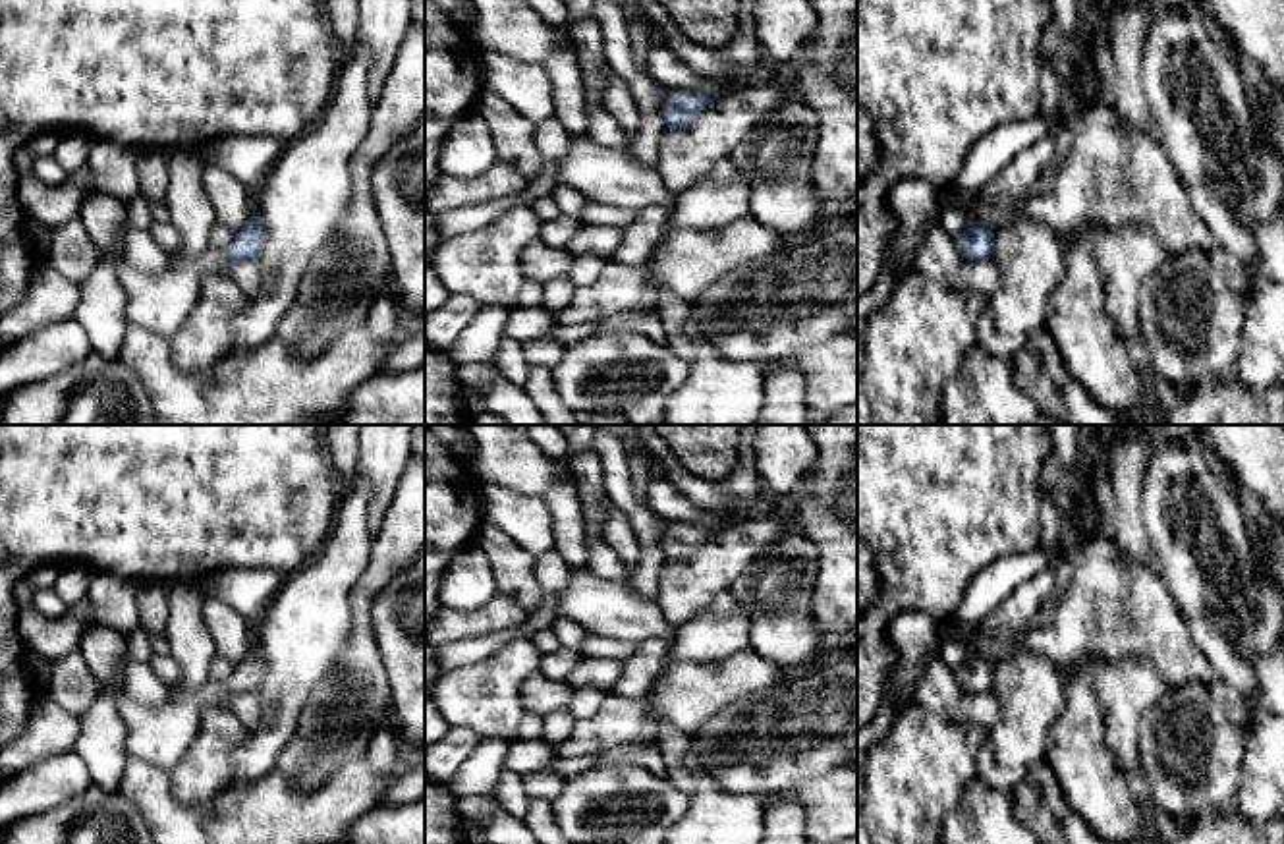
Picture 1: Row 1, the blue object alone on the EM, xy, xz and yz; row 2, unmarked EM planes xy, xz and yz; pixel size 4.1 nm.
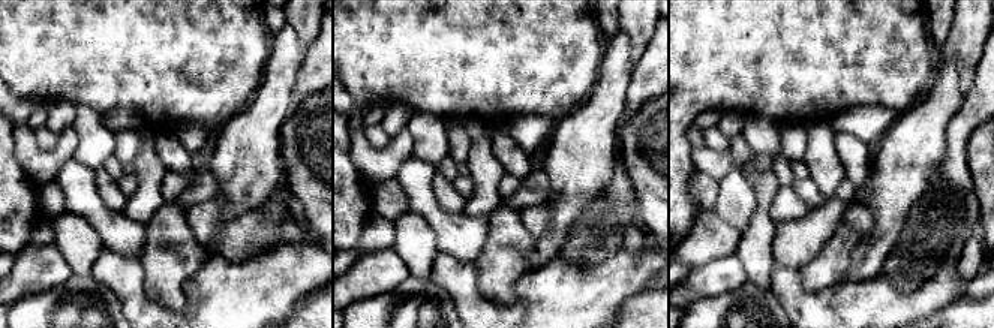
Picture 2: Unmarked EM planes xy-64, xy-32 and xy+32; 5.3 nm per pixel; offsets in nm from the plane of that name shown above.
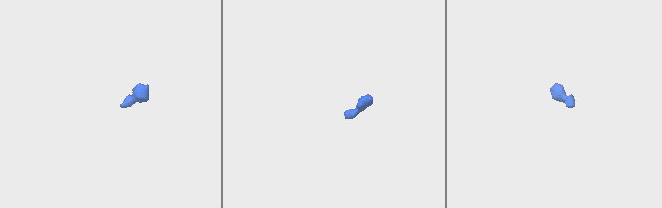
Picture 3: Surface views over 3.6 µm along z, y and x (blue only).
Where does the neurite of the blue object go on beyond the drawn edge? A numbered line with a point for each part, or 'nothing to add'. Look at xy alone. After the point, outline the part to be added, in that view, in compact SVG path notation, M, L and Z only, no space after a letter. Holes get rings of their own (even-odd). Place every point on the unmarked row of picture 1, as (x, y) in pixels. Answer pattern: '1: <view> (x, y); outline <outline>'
1: xy (159, 734); outline M95 624L83 633L77 649L93 670L100 693L110 693L118 701L127 728L127 755L158 769L170 771L183 757L205 707L228 697L222 682L207 680L183 699L141 705L127 699L122 684L116 682L116 666L127 655L124 633Z

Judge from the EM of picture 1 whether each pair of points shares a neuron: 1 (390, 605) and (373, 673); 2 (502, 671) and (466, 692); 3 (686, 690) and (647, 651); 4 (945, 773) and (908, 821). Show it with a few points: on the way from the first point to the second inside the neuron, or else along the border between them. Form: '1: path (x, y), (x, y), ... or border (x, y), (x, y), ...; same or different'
1: border (369, 607), (375, 647), (390, 696); different
2: path (493, 680), (481, 692), (475, 692); same
3: border (667, 661), (645, 698); different
4: path (933, 785), (908, 810); same

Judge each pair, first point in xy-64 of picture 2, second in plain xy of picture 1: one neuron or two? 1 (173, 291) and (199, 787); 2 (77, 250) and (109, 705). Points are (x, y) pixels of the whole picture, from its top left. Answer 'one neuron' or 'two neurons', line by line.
1: one neuron
2: one neuron

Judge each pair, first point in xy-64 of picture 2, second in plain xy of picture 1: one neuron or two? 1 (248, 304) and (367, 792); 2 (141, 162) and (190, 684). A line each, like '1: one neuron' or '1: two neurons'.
1: one neuron
2: one neuron

